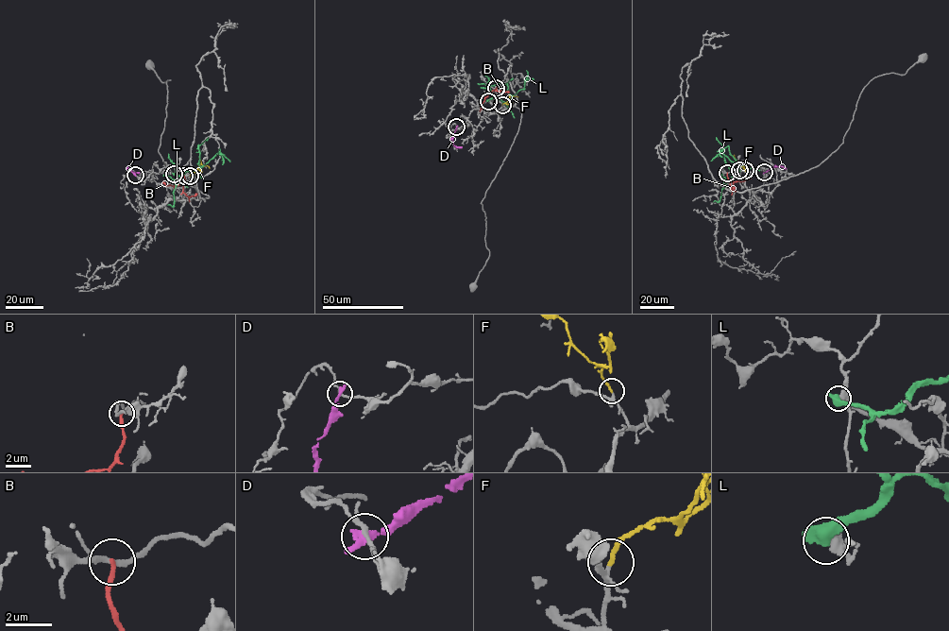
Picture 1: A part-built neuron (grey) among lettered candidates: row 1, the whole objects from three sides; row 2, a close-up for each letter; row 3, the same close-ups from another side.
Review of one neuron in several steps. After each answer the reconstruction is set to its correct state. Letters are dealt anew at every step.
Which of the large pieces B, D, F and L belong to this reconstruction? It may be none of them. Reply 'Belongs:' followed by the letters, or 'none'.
Belongs: F

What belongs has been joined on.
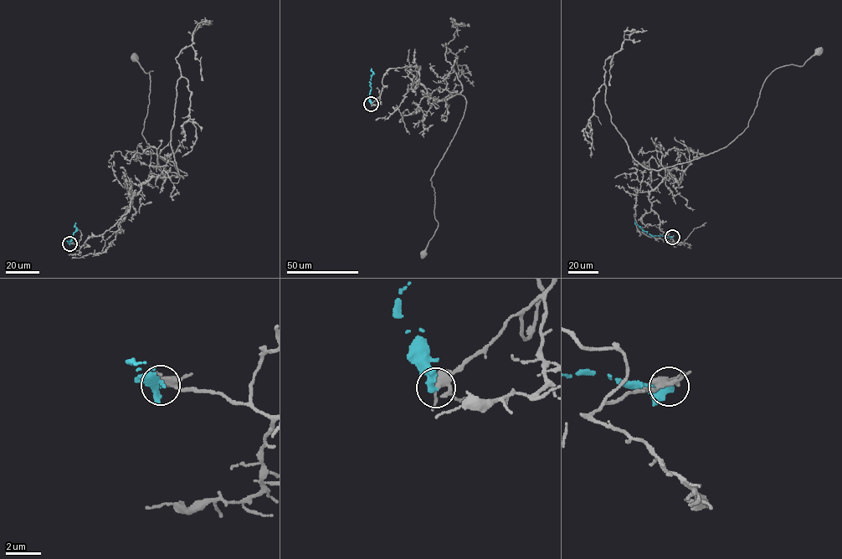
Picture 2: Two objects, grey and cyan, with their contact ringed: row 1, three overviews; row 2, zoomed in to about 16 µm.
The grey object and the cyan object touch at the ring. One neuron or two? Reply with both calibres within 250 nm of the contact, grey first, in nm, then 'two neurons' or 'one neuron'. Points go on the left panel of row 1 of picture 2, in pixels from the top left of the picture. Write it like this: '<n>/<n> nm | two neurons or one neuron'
280/320 nm | two neurons

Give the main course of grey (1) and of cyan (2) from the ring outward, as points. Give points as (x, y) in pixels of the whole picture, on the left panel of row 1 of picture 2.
1: (69, 243), (81, 246), (110, 228), (153, 176), (187, 175), (156, 156), (141, 134), (152, 71), (134, 57)
2: (69, 243), (67, 241), (72, 240), (75, 223)

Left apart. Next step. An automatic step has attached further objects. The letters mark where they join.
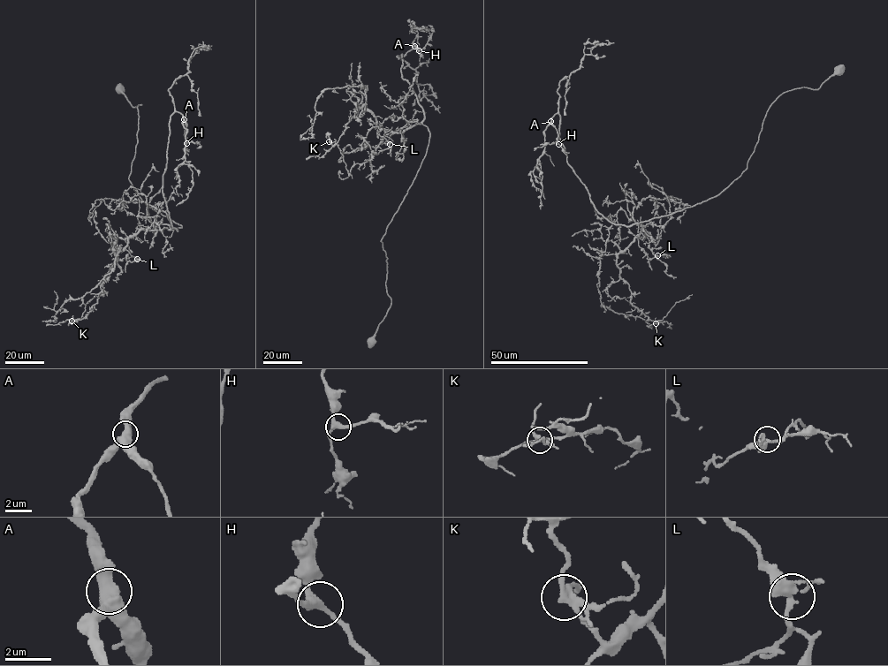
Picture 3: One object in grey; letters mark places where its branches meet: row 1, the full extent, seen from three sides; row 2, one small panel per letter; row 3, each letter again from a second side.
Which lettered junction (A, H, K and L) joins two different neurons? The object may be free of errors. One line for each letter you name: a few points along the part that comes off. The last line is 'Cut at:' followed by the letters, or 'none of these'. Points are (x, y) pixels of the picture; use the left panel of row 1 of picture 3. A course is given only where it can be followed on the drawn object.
Cut at: none of these

